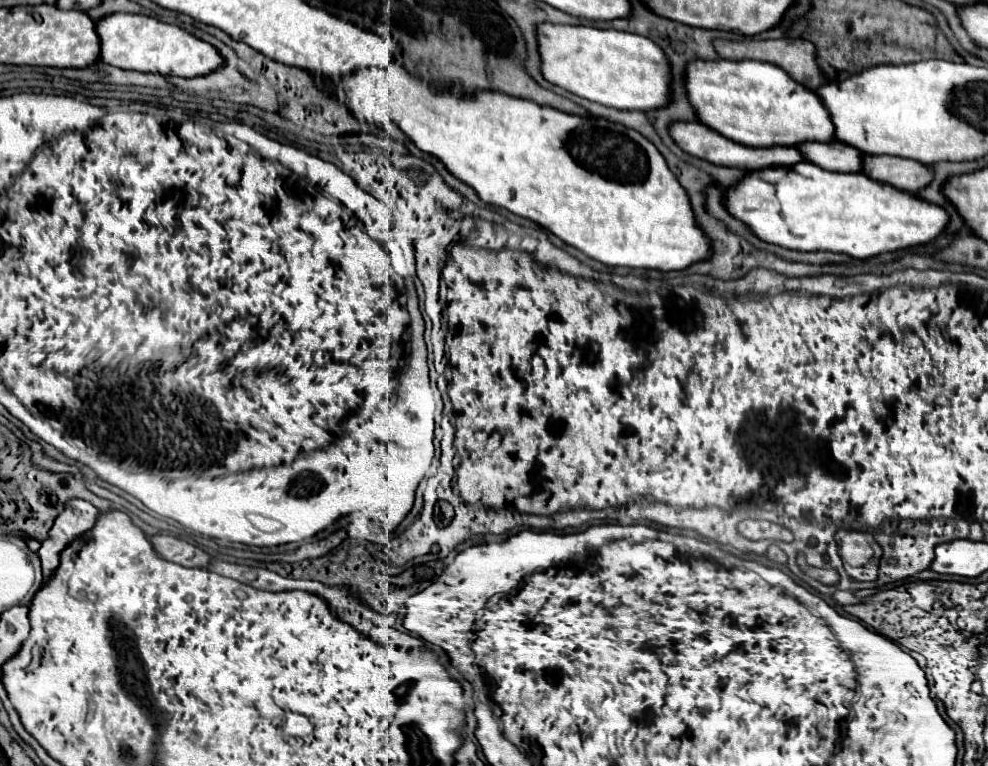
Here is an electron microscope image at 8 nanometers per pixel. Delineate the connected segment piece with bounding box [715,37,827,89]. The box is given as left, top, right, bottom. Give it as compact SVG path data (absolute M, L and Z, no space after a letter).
M789 37L787 39L769 39L769 41L757 41L757 39L727 41L727 39L717 39L715 49L725 59L733 59L733 61L757 59L757 61L767 61L767 63L779 65L781 69L791 73L791 77L795 77L795 81L799 81L801 85L807 85L809 89L819 89L821 85L827 83L825 73L817 65L817 47L807 39L789 39Z

